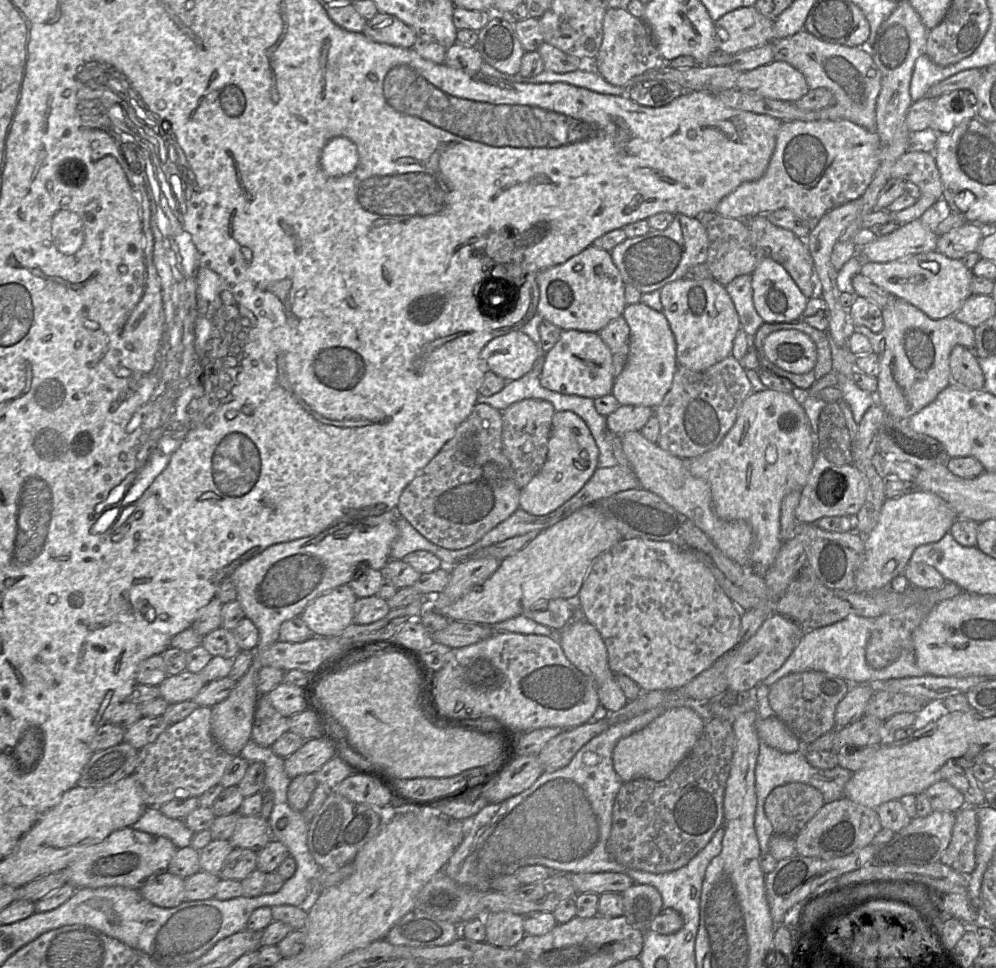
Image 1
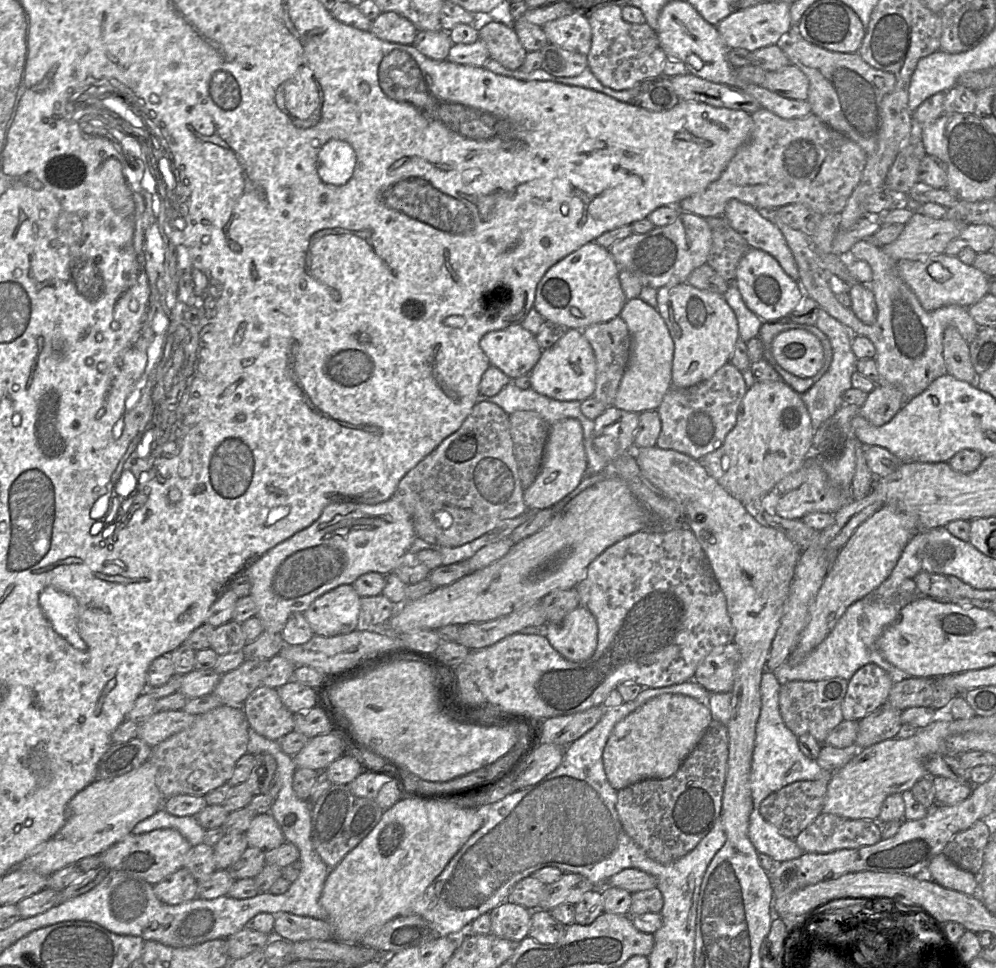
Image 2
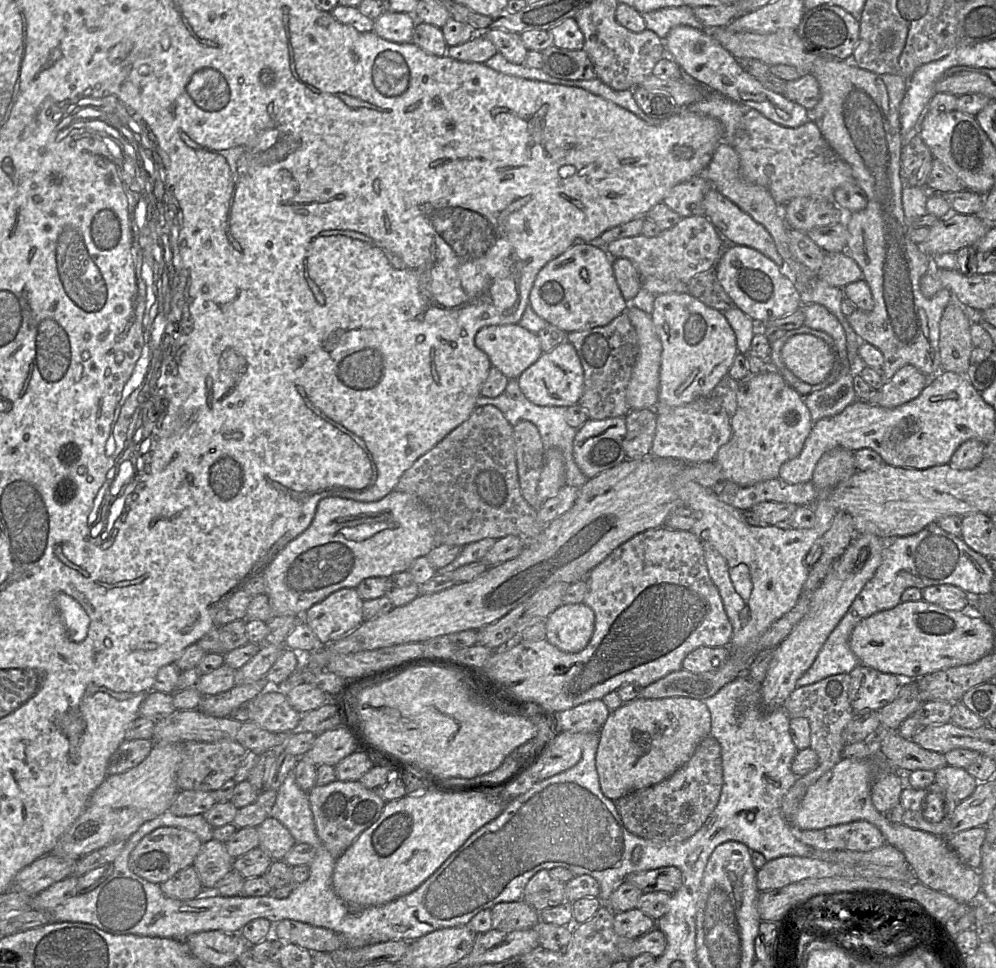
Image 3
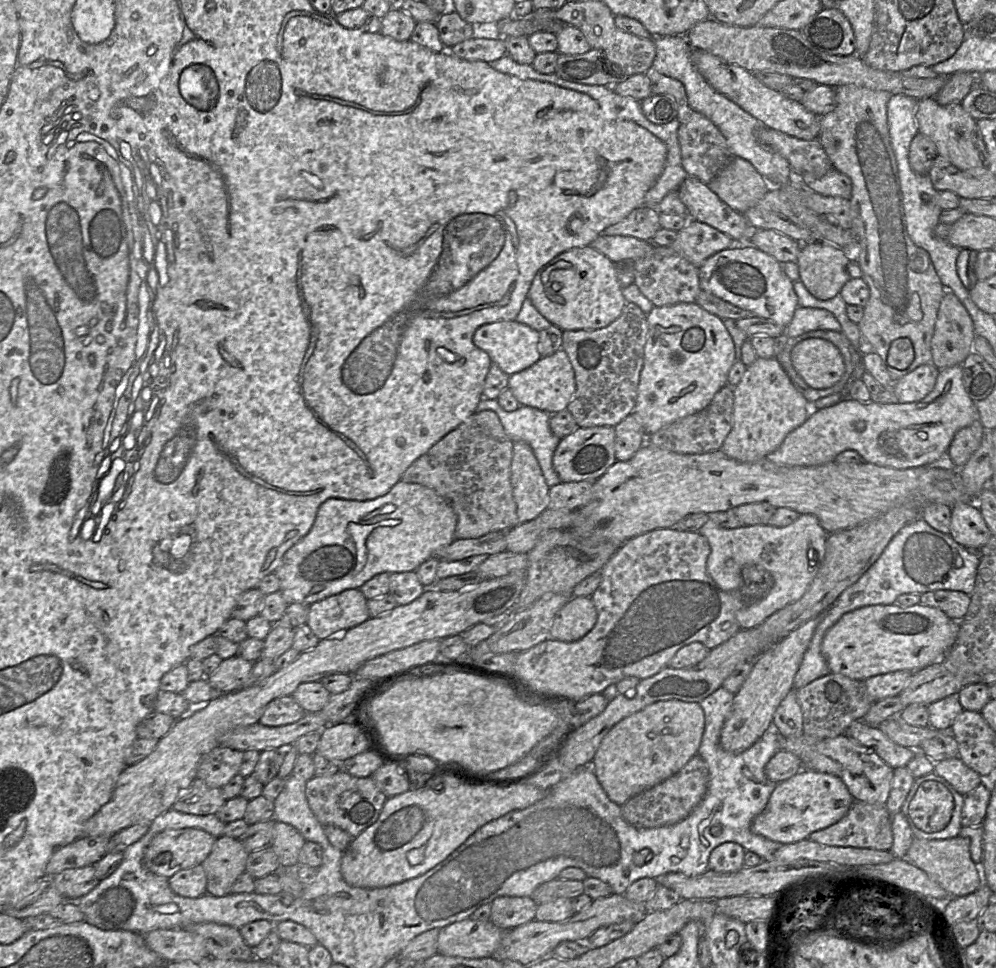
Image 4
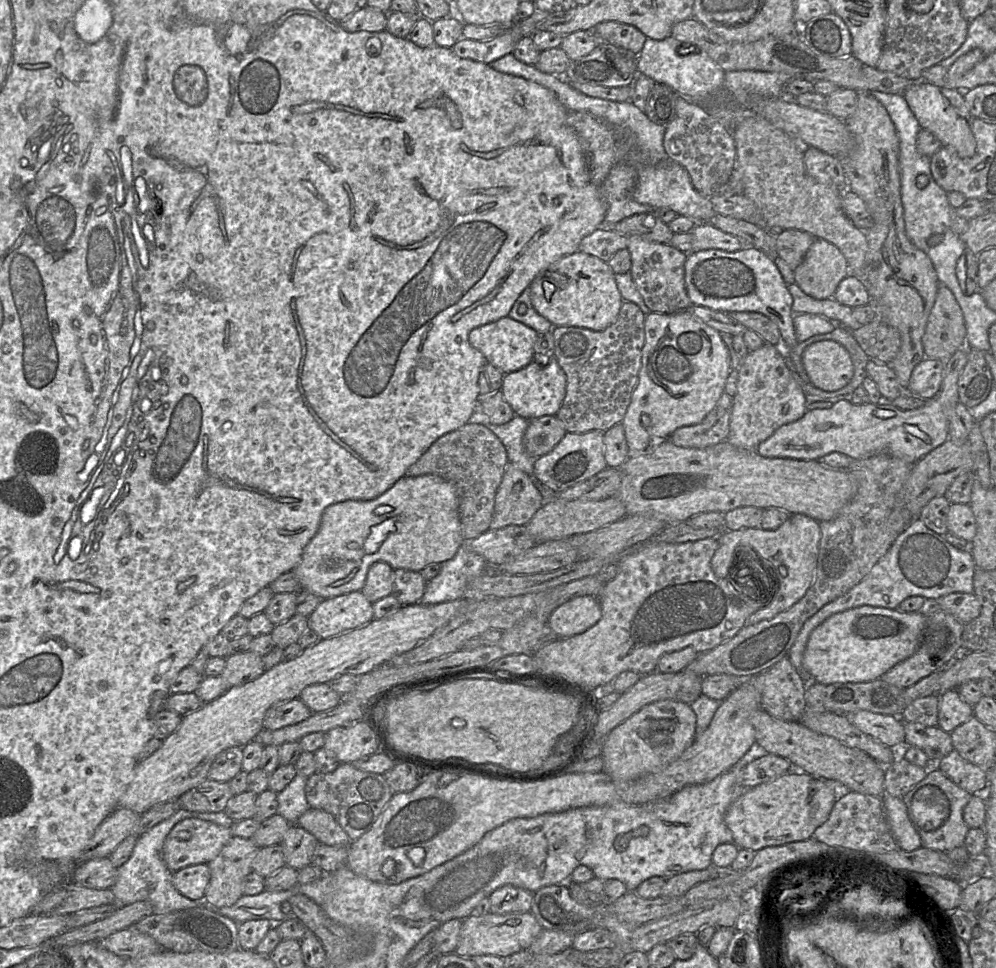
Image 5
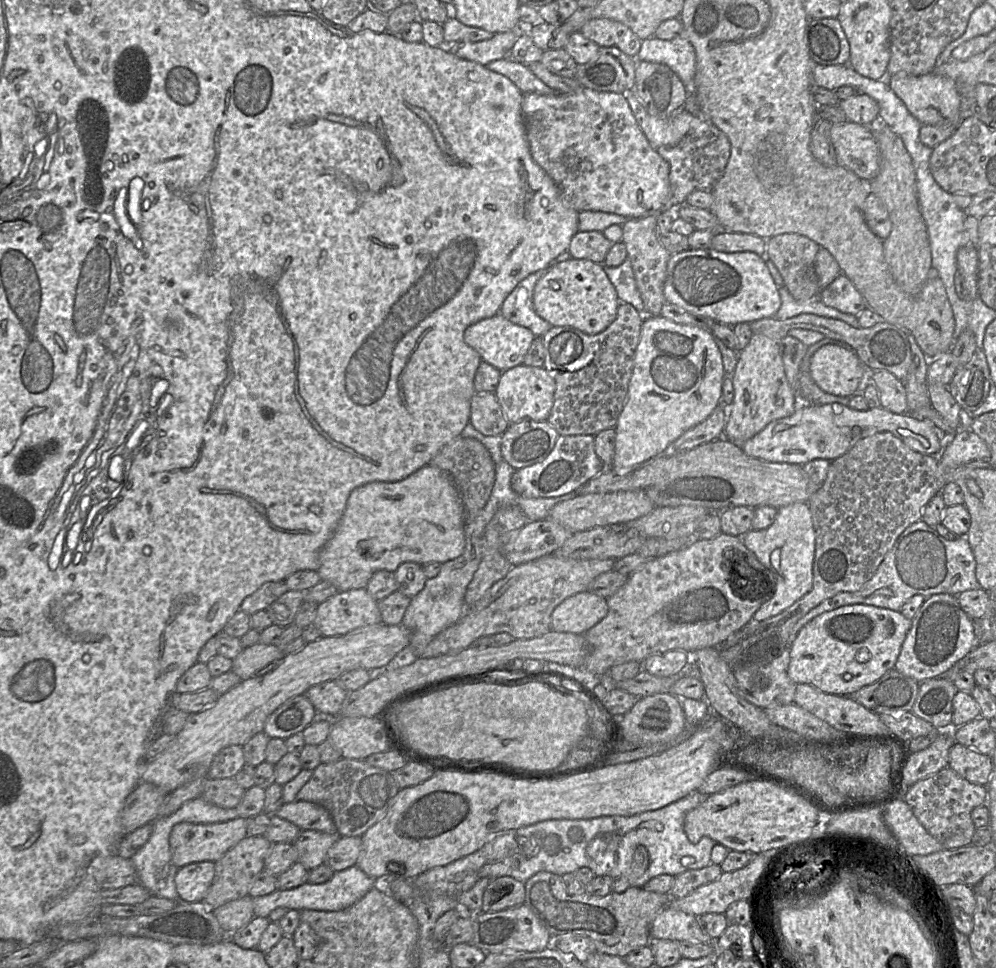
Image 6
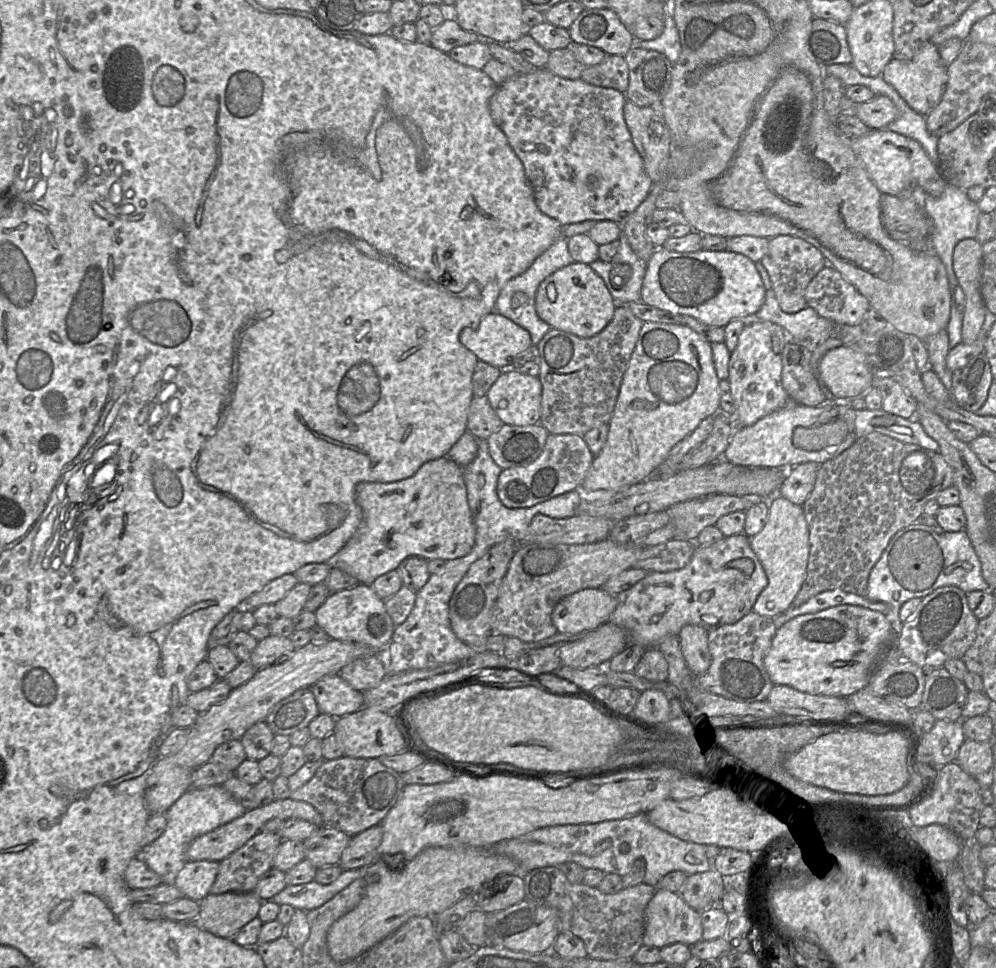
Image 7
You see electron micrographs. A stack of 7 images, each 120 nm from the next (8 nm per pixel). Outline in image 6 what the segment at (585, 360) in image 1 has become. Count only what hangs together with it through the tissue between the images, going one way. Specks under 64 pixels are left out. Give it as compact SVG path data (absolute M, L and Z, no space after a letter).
M521 364L502 371L494 393L508 422L546 421L553 407L555 387L554 379L544 367Z

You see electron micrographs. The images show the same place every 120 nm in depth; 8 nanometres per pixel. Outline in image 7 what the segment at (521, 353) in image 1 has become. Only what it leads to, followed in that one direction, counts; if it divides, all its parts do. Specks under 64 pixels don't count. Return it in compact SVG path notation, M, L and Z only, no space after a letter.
M497 311L484 316L477 327L467 326L461 330L461 343L472 351L478 360L503 370L510 370L516 357L527 350L531 345L530 333L511 319Z

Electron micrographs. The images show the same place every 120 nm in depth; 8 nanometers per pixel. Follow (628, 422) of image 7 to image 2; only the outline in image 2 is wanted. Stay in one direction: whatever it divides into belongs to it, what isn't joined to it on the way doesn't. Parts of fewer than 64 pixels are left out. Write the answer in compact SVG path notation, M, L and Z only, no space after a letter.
M686 283L665 286L657 290L657 311L665 321L674 342L672 385L687 388L710 379L730 362L739 339L737 318L723 295L699 290Z

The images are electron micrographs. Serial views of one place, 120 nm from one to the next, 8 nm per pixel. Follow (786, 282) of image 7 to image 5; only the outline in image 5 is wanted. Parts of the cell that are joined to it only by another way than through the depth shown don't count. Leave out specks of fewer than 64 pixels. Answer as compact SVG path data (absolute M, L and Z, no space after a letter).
M784 230L776 235L777 257L795 271L815 239L818 238L805 231Z

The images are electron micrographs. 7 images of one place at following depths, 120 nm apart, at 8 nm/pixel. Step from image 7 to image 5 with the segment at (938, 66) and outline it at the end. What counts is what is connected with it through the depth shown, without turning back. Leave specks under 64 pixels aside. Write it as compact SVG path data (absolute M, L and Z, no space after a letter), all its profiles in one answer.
M921 80L909 87L903 97L921 128L933 133L942 146L954 148L961 158L969 158L975 154L976 140L970 126L972 116L965 103L963 91L938 87Z

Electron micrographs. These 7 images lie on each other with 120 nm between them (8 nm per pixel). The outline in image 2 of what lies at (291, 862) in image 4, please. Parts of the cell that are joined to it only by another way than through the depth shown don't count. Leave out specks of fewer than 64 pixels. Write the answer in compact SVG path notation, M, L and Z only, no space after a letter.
M270 813L256 815L245 835L250 847L262 851L275 849L286 842L280 825Z

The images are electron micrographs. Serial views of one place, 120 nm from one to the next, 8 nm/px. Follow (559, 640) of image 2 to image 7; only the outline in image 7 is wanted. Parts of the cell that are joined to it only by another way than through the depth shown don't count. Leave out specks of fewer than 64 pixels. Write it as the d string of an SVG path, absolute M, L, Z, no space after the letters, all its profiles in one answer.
M588 588L562 598L552 612L558 633L579 635L609 621L617 607L616 595L600 588Z

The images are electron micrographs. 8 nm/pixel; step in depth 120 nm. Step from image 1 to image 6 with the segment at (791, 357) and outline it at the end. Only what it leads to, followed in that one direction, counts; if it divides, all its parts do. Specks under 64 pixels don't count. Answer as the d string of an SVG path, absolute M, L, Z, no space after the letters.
M828 344L811 358L810 373L823 391L836 396L853 396L864 374L865 366L852 349Z

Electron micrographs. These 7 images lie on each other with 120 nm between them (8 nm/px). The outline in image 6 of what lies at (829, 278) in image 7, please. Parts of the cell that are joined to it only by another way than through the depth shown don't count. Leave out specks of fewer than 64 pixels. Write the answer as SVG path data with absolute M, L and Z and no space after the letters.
M845 274L820 290L819 298L826 306L855 316L866 307L860 292Z

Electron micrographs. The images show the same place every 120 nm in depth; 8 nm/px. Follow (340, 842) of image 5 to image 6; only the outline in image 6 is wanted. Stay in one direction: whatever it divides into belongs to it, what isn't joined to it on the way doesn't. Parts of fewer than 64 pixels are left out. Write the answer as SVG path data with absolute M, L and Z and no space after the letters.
M308 801L284 803L273 815L288 820L300 830L315 830L336 834L331 814L321 805Z

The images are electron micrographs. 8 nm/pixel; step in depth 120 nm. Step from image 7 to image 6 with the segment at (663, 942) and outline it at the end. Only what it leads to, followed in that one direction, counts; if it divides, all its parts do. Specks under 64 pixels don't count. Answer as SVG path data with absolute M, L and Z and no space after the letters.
M670 907L663 908L651 925L651 938L712 943L714 940L699 925L698 916Z

